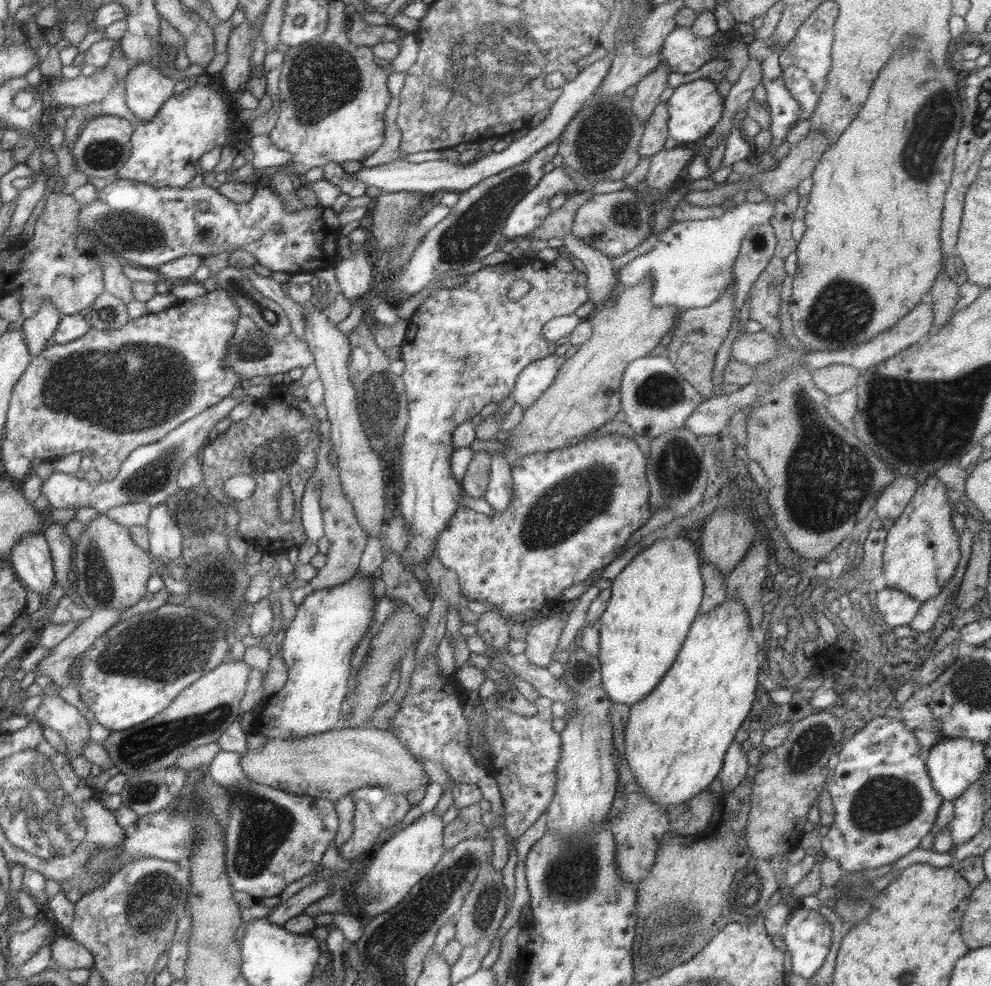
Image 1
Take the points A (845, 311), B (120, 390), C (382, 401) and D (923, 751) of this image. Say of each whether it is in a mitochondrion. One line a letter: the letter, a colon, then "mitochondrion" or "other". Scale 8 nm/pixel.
A: mitochondrion
B: mitochondrion
C: mitochondrion
D: other

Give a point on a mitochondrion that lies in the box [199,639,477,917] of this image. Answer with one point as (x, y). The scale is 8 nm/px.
(265, 825)

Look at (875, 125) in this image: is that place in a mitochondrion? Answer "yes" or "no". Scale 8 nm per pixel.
no

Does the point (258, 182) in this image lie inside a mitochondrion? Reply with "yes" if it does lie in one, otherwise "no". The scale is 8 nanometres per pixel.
no

